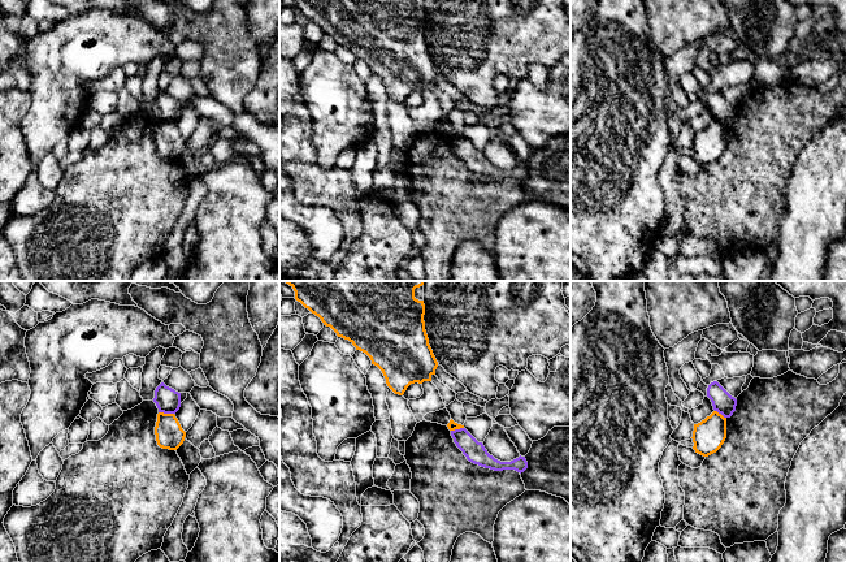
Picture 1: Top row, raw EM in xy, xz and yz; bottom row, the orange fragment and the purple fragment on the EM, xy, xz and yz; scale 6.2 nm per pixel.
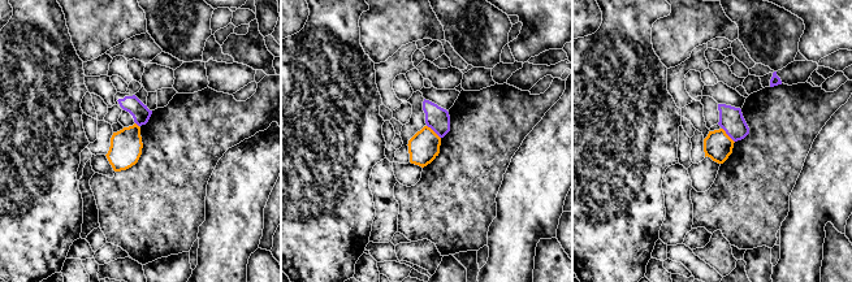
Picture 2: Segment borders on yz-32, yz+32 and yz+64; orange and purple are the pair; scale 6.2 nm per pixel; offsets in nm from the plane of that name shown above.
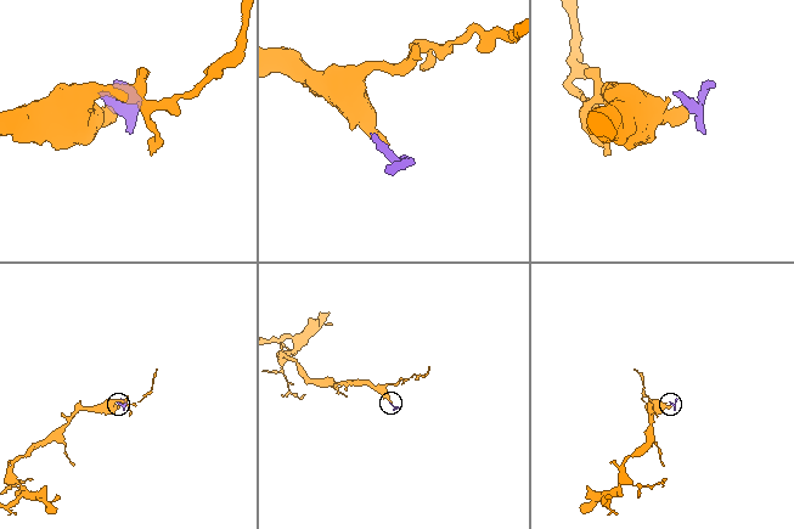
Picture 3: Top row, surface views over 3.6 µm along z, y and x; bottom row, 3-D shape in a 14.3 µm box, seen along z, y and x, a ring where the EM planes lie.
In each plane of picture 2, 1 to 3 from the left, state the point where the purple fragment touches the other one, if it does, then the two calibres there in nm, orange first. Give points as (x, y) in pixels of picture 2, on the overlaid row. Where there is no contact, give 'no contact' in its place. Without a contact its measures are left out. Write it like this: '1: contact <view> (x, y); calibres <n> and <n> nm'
1: contact yz-32 (137, 125); calibres 200 and 110 nm
2: contact yz+32 (433, 131); calibres 190 and 150 nm
3: contact yz+64 (727, 135); calibres 180 and 150 nm

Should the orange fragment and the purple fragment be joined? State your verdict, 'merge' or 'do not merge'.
do not merge

